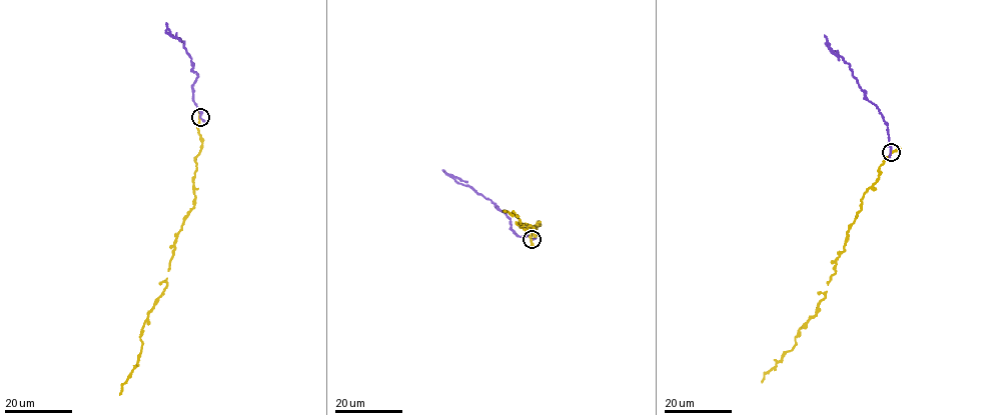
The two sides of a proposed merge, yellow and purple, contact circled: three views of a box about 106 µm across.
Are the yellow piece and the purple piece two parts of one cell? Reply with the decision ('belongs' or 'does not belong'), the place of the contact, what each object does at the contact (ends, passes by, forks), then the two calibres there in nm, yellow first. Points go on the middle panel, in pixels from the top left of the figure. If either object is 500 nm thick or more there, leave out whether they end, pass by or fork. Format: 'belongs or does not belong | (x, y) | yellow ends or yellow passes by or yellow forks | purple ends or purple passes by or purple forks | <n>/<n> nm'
does not belong | (532, 239) | yellow passes by | purple passes by | 200/190 nm

